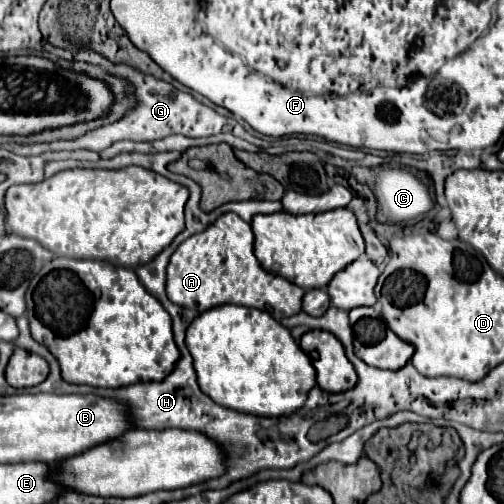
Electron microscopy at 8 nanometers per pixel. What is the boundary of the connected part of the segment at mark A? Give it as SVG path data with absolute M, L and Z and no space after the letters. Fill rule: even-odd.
M225 213L221 215L213 225L209 225L203 233L189 237L185 243L179 245L179 249L171 255L171 261L167 265L167 297L187 309L197 309L199 313L233 303L233 305L245 305L245 307L257 307L261 311L269 311L277 321L283 321L291 315L297 315L301 311L301 299L303 299L303 289L289 283L283 277L267 273L259 261L253 255L253 231L251 225L245 223L241 217L235 213Z

